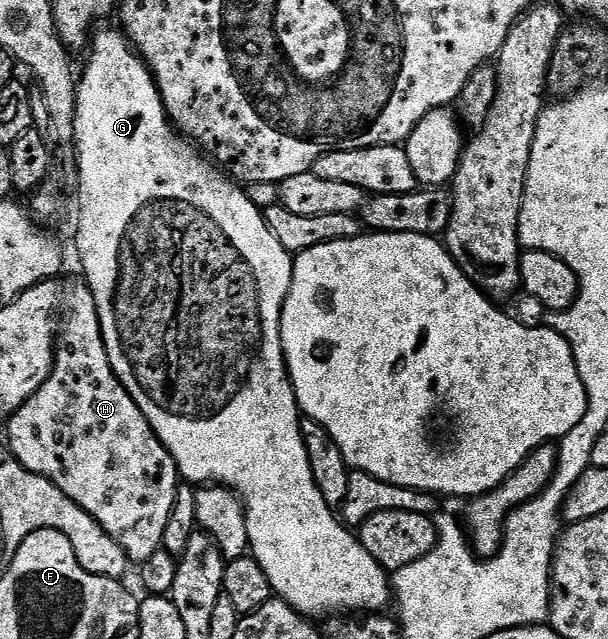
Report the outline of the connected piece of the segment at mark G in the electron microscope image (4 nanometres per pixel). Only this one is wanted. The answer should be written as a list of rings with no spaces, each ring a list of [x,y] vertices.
[[[120,29],[99,30],[92,35],[91,47],[93,46],[93,51],[89,54],[89,63],[86,64],[85,71],[82,74],[80,71],[79,81],[76,83],[77,103],[75,104],[75,116],[73,120],[72,149],[74,151],[77,150],[77,202],[81,205],[77,210],[77,254],[81,257],[81,270],[85,273],[83,281],[95,296],[95,304],[97,305],[99,320],[101,321],[101,331],[103,332],[103,344],[107,348],[107,356],[111,360],[111,368],[115,372],[117,379],[123,384],[123,388],[127,388],[131,400],[135,400],[135,404],[139,404],[139,412],[143,412],[143,416],[147,416],[147,420],[151,424],[151,428],[155,432],[157,439],[165,445],[167,452],[175,460],[178,475],[189,484],[216,484],[226,487],[234,491],[237,497],[241,499],[242,504],[245,505],[245,515],[247,516],[247,536],[249,537],[251,557],[257,561],[259,568],[263,568],[263,572],[267,572],[267,580],[271,584],[274,595],[280,601],[285,602],[293,610],[298,610],[298,612],[304,614],[310,620],[318,620],[317,618],[323,617],[325,610],[329,614],[341,614],[337,616],[345,616],[350,612],[384,611],[386,609],[384,606],[387,604],[390,605],[391,602],[390,575],[377,563],[375,556],[371,556],[371,552],[367,552],[367,548],[363,548],[360,537],[338,517],[334,507],[329,506],[327,500],[323,500],[323,492],[319,492],[319,488],[315,484],[315,476],[311,472],[311,460],[307,456],[305,437],[301,434],[303,415],[300,406],[297,405],[297,397],[289,379],[289,369],[285,367],[285,353],[281,347],[281,309],[285,306],[285,298],[291,288],[294,255],[287,253],[283,248],[283,244],[279,244],[279,240],[275,240],[275,236],[271,236],[271,232],[265,223],[264,213],[258,206],[251,204],[248,193],[234,179],[230,178],[224,170],[214,165],[188,138],[177,133],[165,114],[165,105],[161,100],[161,93],[157,90],[157,83],[153,80],[153,73],[149,71],[149,67],[145,65],[140,54],[133,49],[124,33]]]

